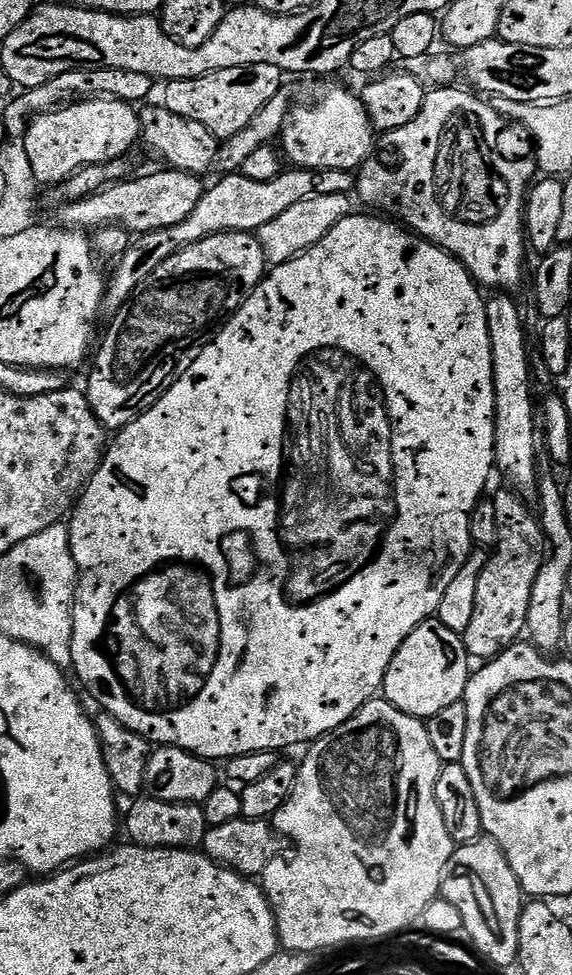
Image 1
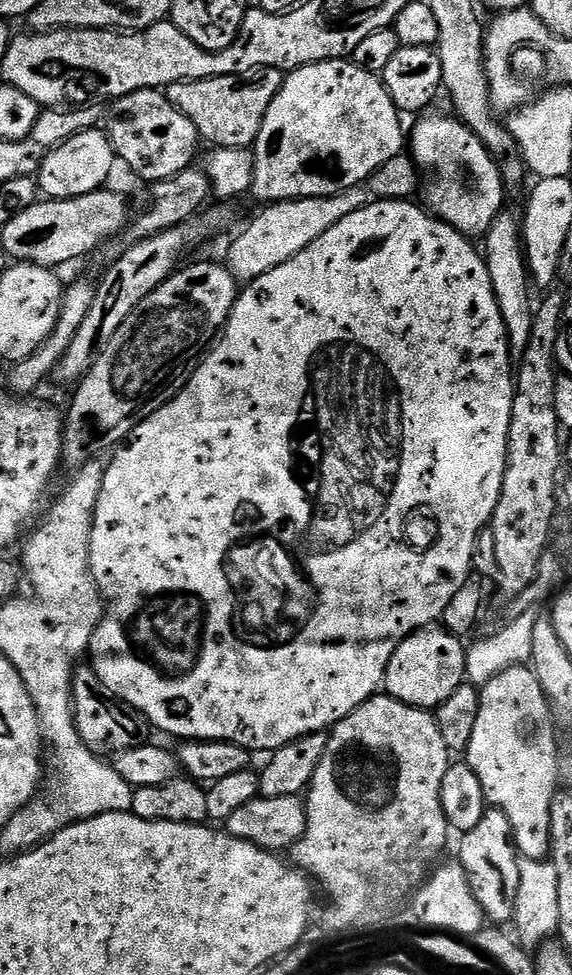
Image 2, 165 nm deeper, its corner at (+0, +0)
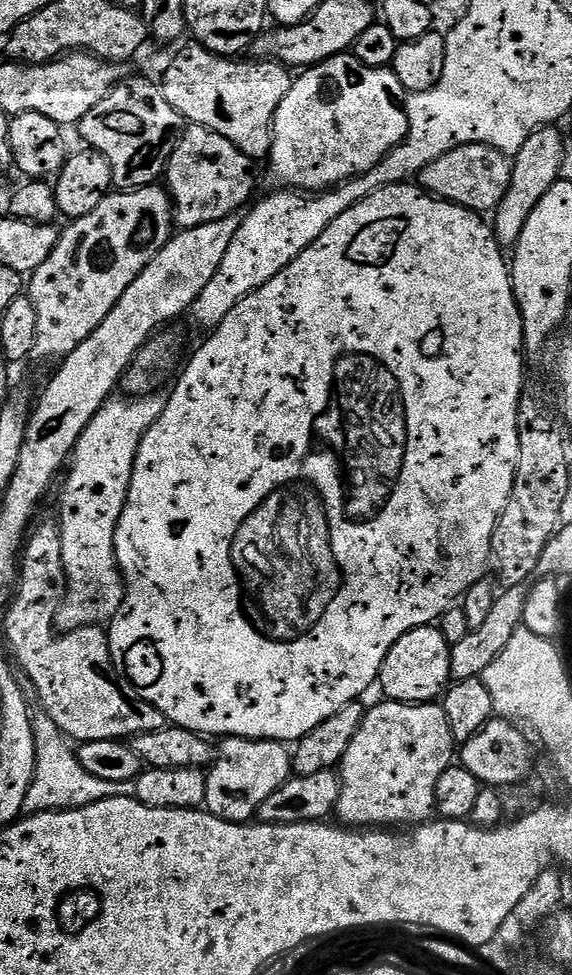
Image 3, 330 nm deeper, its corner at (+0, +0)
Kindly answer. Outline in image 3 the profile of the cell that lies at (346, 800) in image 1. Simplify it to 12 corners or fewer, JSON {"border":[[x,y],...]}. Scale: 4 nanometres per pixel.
{"border":[[385,699],[340,759],[335,815],[419,826],[454,764],[439,703]]}

